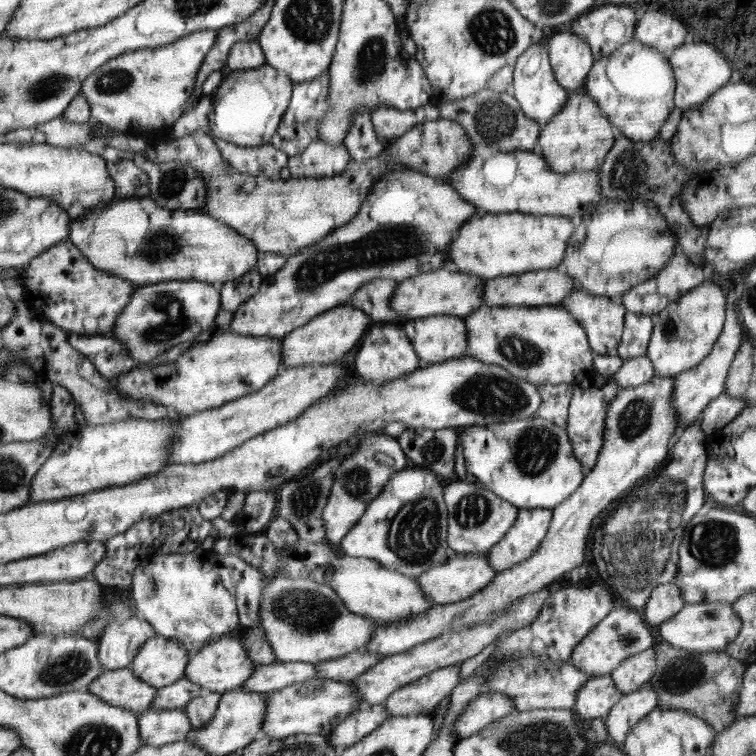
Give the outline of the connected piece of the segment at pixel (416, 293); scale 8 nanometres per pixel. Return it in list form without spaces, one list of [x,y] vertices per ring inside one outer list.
[[[445,267],[400,282],[399,288],[395,289],[391,298],[391,307],[396,314],[410,320],[443,315],[464,318],[475,313],[483,305],[486,284],[486,280],[482,277]]]

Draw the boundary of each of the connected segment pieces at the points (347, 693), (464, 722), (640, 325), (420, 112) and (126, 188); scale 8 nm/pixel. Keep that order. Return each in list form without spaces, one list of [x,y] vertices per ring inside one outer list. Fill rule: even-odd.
[[[314,677],[279,691],[272,691],[267,695],[267,703],[267,717],[261,735],[276,740],[304,733],[329,737],[340,722],[363,705],[352,681],[337,681],[322,677]]]
[[[482,692],[480,697],[464,709],[464,713],[456,721],[455,734],[458,739],[474,736],[513,712],[515,712],[513,700],[506,694]]]
[[[627,312],[624,319],[624,330],[617,354],[620,358],[647,356],[647,346],[653,331],[653,322],[649,315],[637,315]]]
[[[380,104],[370,116],[377,137],[385,142],[403,136],[414,126],[438,119],[441,119],[440,108],[429,104],[424,108],[410,111],[400,111]]]
[[[124,159],[120,162],[107,162],[107,170],[111,178],[115,180],[118,191],[117,198],[138,198],[148,196],[150,192],[150,180],[133,161]]]

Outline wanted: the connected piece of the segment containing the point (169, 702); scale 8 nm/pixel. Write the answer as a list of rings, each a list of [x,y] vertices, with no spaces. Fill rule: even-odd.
[[[183,677],[174,684],[157,689],[151,708],[154,709],[184,709],[185,706],[203,692],[199,684]]]

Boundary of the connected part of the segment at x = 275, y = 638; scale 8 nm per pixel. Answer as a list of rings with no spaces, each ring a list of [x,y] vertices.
[[[276,573],[272,583],[263,590],[260,606],[260,627],[265,631],[268,644],[272,646],[274,658],[278,662],[308,662],[318,666],[325,661],[332,661],[362,650],[375,636],[378,623],[372,618],[348,612],[343,601],[331,587],[316,583],[310,579],[290,579],[287,574]]]

